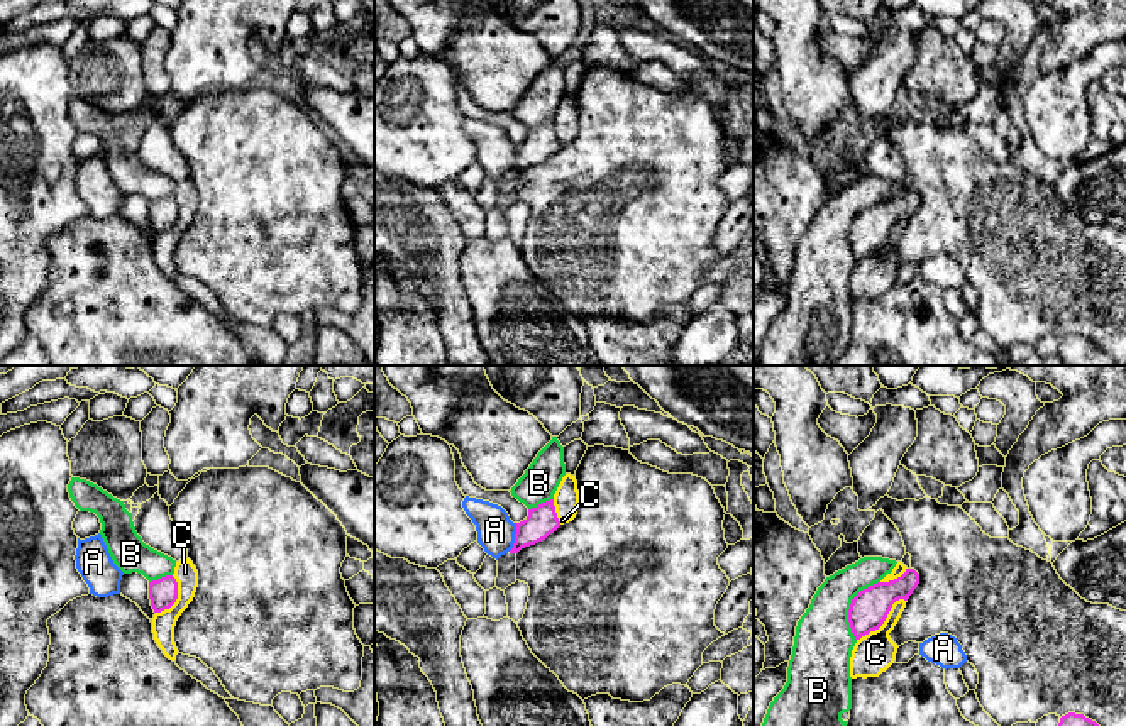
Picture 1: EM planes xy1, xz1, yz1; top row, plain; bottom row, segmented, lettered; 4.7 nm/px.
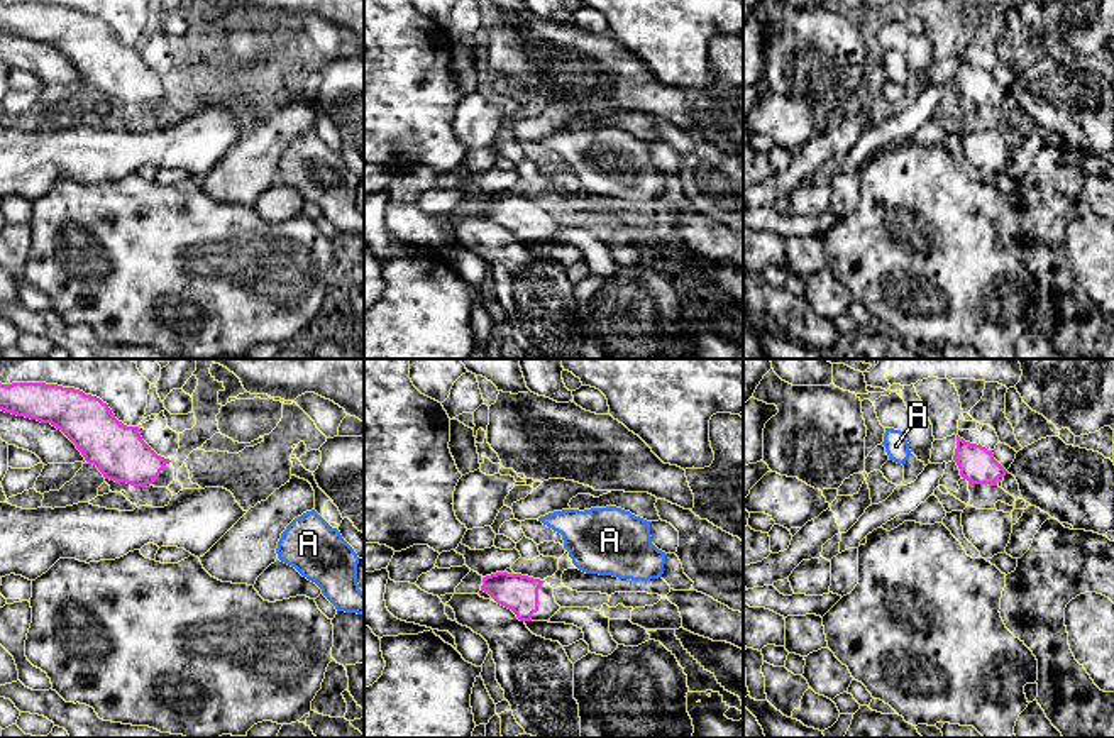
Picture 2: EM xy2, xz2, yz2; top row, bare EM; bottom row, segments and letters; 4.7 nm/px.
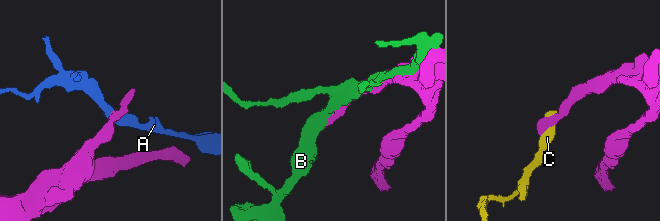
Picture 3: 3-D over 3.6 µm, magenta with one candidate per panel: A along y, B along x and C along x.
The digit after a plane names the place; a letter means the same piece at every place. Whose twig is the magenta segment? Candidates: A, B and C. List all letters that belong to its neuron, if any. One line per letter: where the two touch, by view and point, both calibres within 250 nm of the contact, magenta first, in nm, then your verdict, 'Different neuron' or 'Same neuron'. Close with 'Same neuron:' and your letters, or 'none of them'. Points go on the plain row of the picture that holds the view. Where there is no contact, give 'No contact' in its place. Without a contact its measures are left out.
A: Touches magenta at xz1 (515, 158). Thickness 140 nm (magenta) against 180 nm. Different neuron
B: Touches magenta at yz1 (850, 227). Thickness 180 nm (magenta) against 280 nm. Different neuron
C: Touches magenta at yz1 (884, 241). Thickness 180 nm (magenta) against 190 nm. Different neuron
Same neuron: none of them

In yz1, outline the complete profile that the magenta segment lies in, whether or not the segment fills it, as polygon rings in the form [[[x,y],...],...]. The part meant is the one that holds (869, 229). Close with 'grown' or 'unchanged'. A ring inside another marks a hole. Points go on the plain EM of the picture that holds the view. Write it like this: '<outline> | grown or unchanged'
[[[914,190],[889,203],[877,203],[860,212],[850,225],[848,244],[855,261],[879,250],[892,225],[899,220],[908,222],[919,205],[919,195]]] | unchanged

